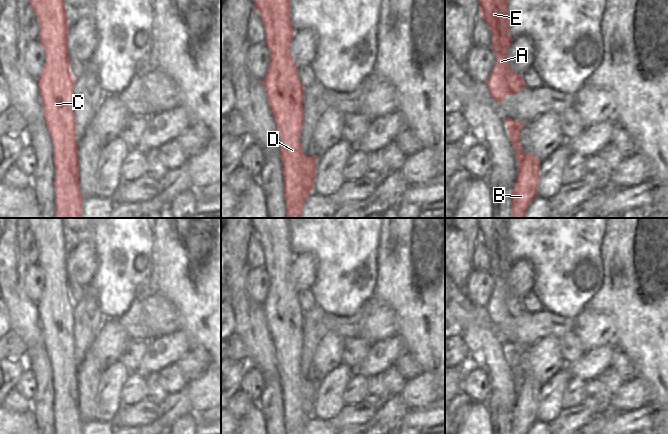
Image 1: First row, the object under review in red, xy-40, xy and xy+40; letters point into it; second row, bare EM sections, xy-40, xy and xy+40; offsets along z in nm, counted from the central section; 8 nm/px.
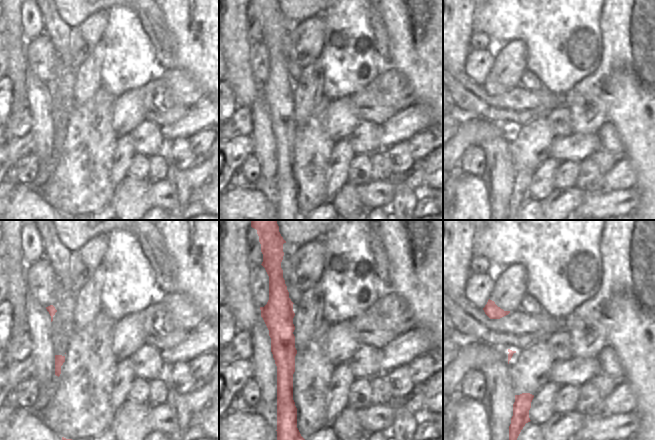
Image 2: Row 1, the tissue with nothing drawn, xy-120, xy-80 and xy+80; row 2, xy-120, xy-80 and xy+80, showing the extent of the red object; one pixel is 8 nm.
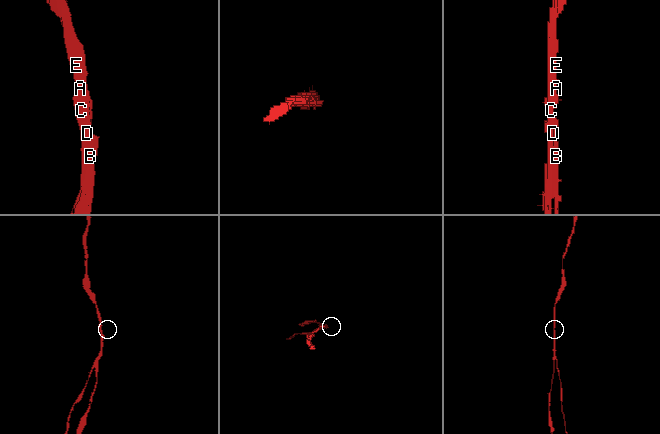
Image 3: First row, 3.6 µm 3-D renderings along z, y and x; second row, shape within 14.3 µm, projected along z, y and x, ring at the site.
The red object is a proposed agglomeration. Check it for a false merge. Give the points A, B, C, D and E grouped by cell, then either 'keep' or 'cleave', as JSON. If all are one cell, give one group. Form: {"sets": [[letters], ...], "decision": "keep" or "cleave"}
{"sets": [["A", "C", "D", "E"], ["B"]], "decision": "cleave"}

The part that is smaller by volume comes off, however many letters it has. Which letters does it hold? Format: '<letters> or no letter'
B

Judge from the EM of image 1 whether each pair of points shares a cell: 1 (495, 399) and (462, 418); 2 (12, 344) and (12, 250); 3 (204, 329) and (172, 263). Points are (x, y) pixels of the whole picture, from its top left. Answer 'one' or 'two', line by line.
1: two
2: two
3: one

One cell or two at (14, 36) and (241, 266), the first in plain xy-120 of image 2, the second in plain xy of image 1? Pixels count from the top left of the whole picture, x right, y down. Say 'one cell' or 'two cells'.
one cell

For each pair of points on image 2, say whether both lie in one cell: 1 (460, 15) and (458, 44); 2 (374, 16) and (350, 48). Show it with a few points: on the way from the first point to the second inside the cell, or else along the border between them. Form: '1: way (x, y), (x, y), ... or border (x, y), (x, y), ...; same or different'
1: way (458, 22), (458, 37); same
2: border (369, 10), (369, 23), (375, 46); different

